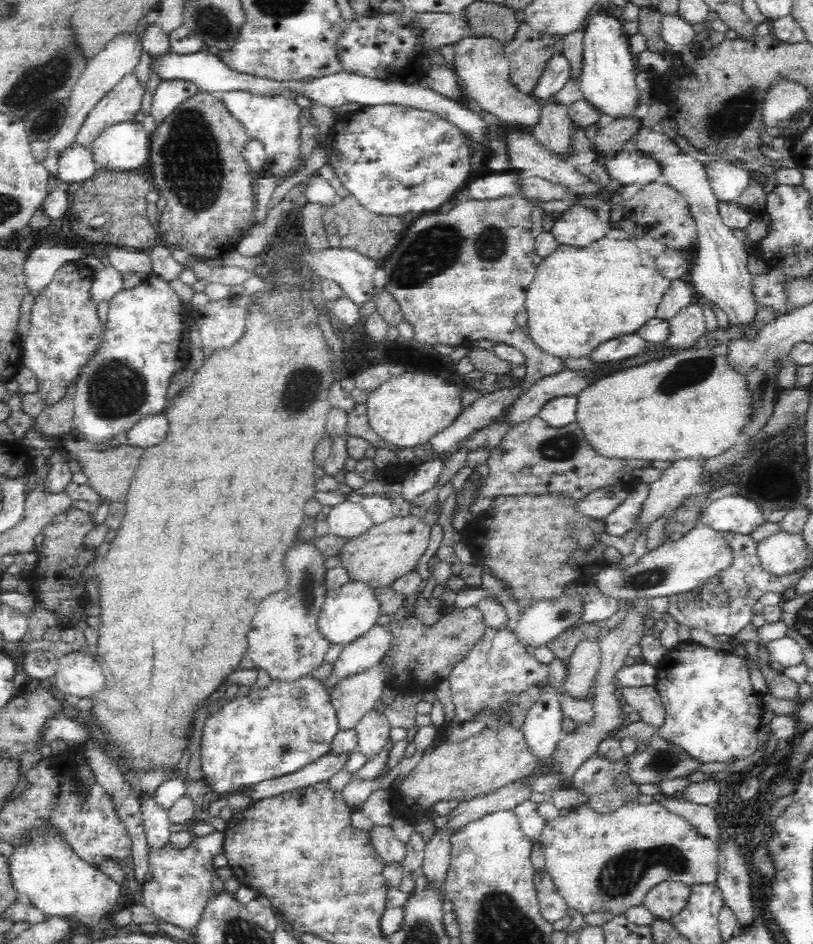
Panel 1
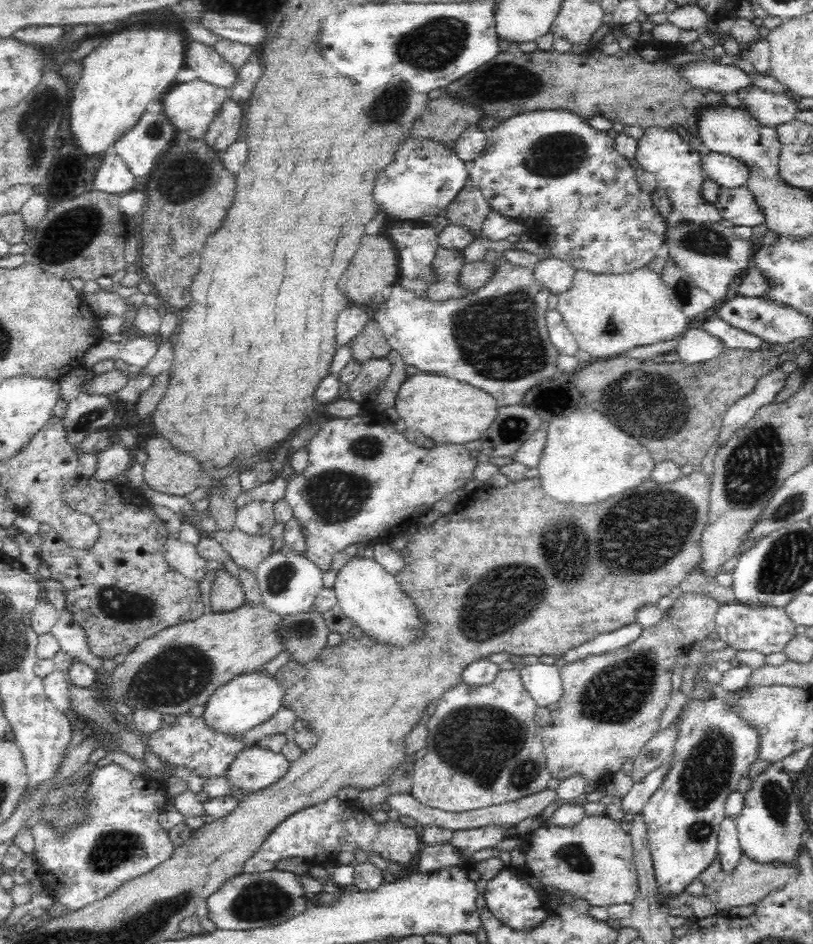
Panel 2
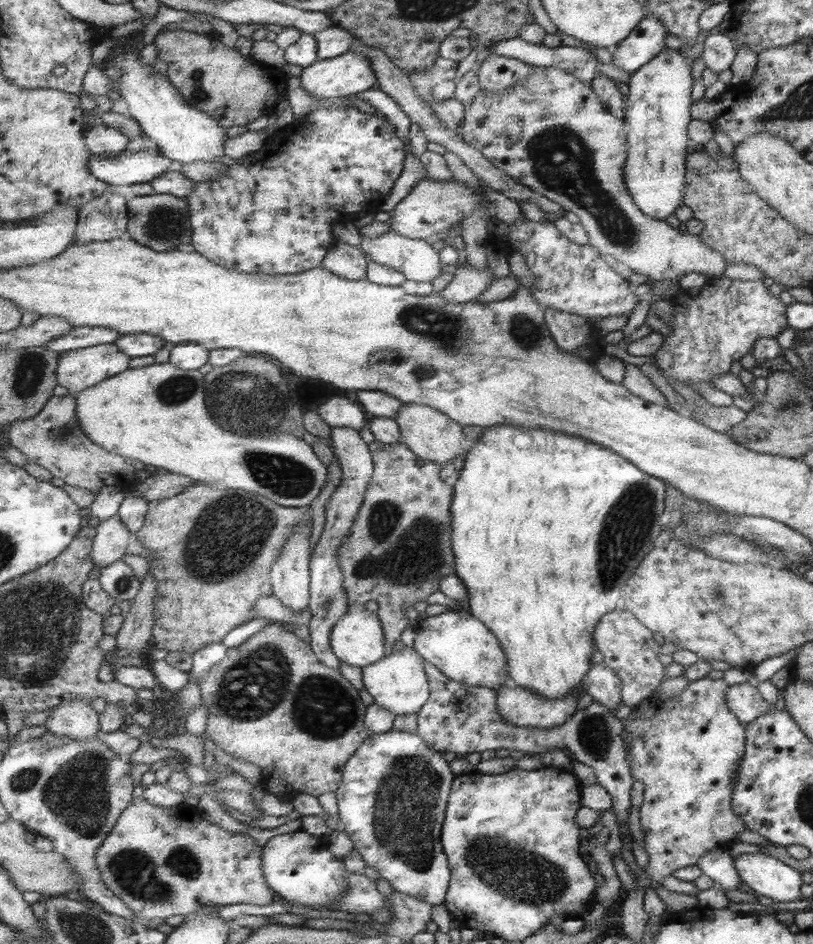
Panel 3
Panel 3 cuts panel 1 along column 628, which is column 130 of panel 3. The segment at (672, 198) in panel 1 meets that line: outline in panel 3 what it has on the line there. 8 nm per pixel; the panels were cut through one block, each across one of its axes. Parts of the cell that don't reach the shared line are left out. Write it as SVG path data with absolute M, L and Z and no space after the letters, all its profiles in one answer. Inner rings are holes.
M173 194L139 196L129 202L131 214L131 238L157 252L179 250L183 244L193 244L193 222L189 202Z

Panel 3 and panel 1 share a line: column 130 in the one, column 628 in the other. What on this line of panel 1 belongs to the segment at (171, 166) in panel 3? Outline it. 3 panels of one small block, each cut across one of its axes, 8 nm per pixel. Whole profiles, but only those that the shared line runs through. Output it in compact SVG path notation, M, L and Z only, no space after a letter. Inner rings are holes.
M620 152L610 162L604 164L606 174L612 182L620 186L646 186L650 182L656 182L662 172L660 166L654 164L654 160L644 158L640 152Z

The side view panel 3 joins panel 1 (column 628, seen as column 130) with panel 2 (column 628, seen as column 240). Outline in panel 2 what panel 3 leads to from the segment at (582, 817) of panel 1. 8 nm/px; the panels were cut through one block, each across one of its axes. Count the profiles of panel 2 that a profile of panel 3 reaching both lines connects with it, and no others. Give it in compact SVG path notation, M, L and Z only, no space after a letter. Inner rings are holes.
M604 814L602 816L584 816L574 826L556 826L552 822L544 822L534 834L530 834L524 840L524 846L522 848L524 848L524 854L526 854L526 866L532 872L530 876L534 876L548 892L552 890L554 894L558 894L562 898L576 898L576 900L588 904L590 908L592 906L606 906L608 908L608 906L614 906L614 904L632 904L638 898L638 866L636 866L636 858L634 858L634 840L632 840L632 836L626 830L622 830L622 824L620 822L616 822L616 820L612 820L612 818L604 816Z

